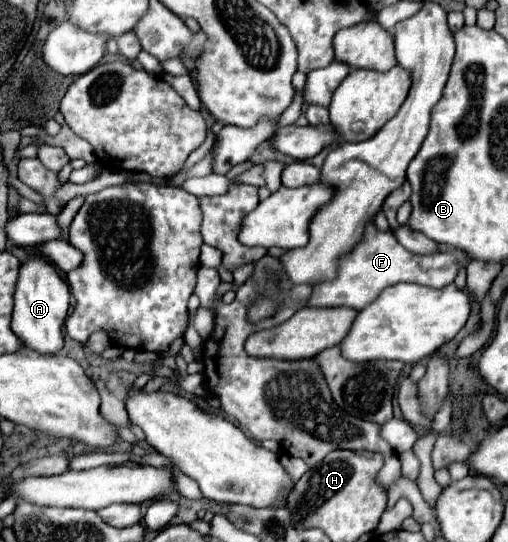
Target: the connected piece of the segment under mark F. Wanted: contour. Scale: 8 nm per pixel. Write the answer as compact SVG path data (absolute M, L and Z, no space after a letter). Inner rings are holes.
M371 220L365 226L363 238L359 244L339 258L337 276L333 280L327 280L323 284L317 284L313 288L313 294L307 300L307 308L353 308L361 310L369 304L369 300L375 300L375 296L393 284L409 282L409 284L421 284L429 288L443 288L453 282L457 274L459 260L467 260L463 252L437 252L431 256L417 256L413 252L407 252L395 234L391 230L383 232L375 226Z

